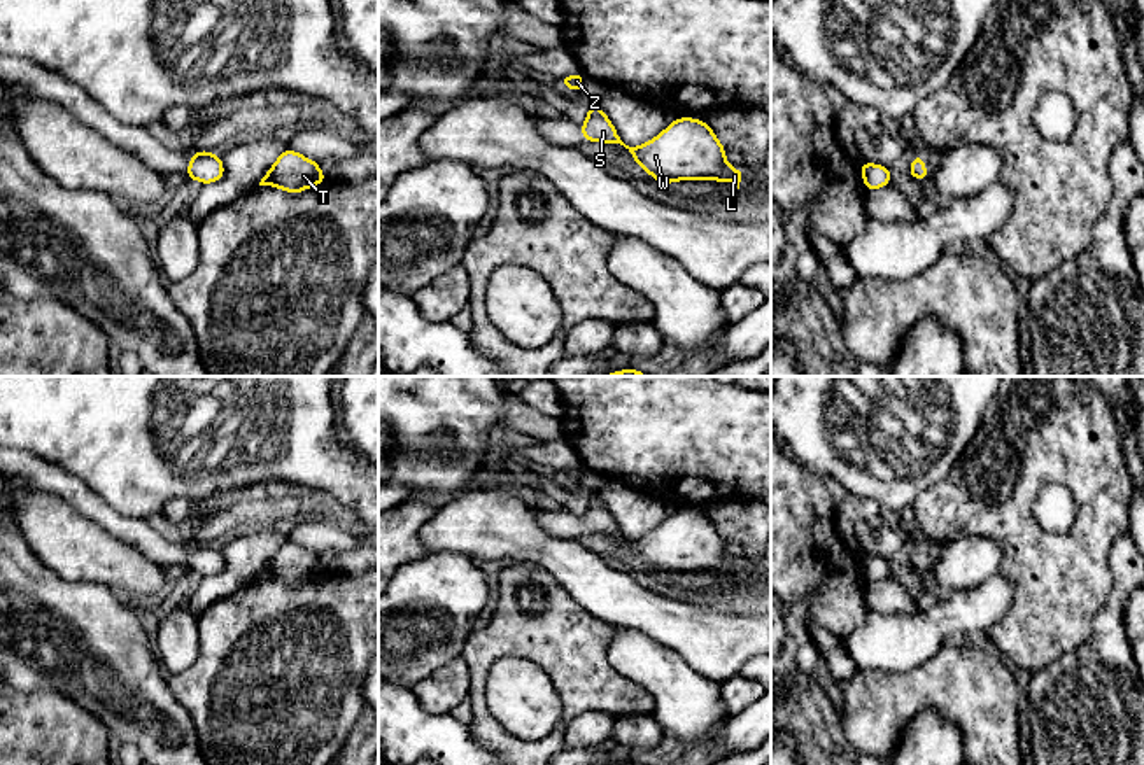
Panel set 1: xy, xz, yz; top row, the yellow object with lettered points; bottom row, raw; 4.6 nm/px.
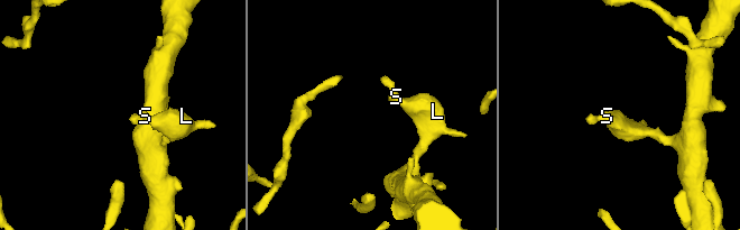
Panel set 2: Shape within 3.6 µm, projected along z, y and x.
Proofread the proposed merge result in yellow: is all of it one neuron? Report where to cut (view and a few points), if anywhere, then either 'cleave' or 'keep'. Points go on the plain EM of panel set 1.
cut none; keep

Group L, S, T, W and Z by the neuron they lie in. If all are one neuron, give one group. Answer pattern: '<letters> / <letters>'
L S T W Z

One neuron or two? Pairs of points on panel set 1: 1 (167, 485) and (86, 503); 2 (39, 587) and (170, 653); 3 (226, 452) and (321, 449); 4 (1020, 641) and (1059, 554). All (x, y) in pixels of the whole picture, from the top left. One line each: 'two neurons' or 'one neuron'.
1: two neurons
2: two neurons
3: one neuron
4: one neuron

